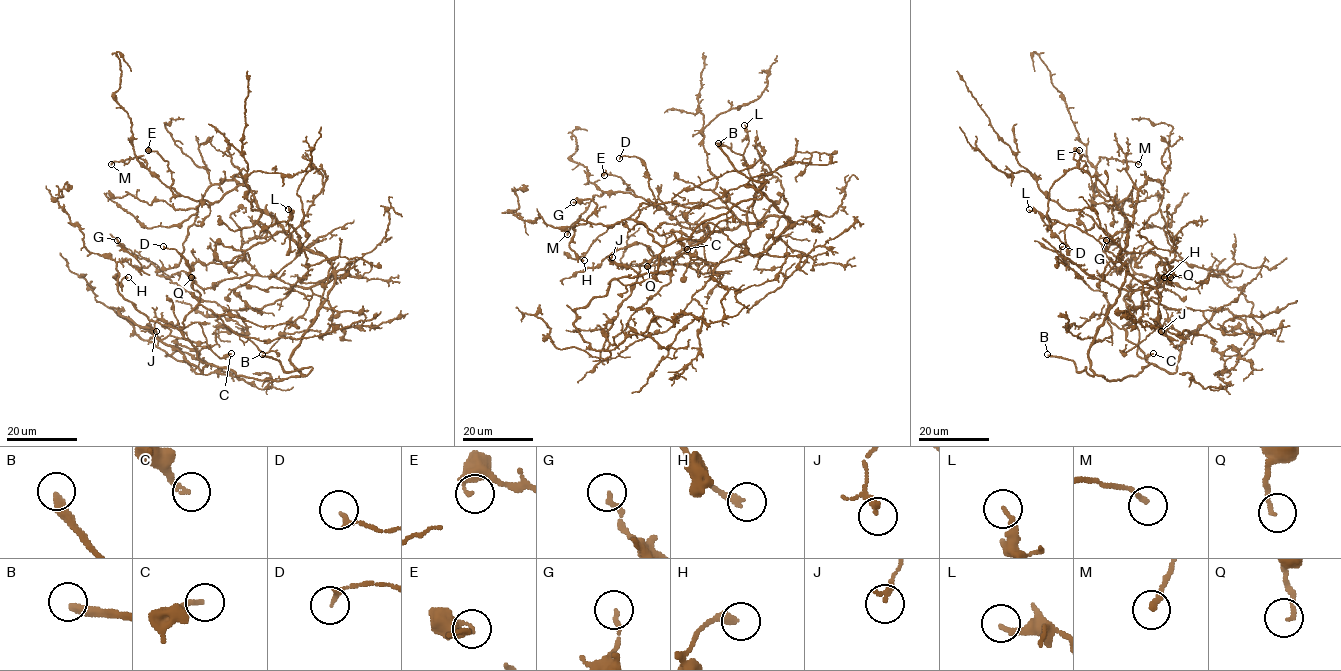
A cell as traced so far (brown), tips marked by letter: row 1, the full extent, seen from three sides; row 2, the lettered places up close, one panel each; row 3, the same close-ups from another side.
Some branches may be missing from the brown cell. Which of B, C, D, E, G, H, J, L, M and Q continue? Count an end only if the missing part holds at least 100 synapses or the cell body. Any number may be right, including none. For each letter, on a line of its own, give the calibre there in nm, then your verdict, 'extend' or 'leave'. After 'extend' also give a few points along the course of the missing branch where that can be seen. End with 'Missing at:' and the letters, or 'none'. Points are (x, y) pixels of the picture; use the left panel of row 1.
B: calibre 320 nm; extend
C: calibre 170 nm; leave
D: calibre 180 nm; leave
E: calibre 180 nm; leave
G: calibre 180 nm; leave
H: calibre 320 nm; leave
J: calibre 160 nm; leave
L: calibre 190 nm; leave
M: calibre 200 nm; leave
Q: calibre 140 nm; leave
Missing at: B

